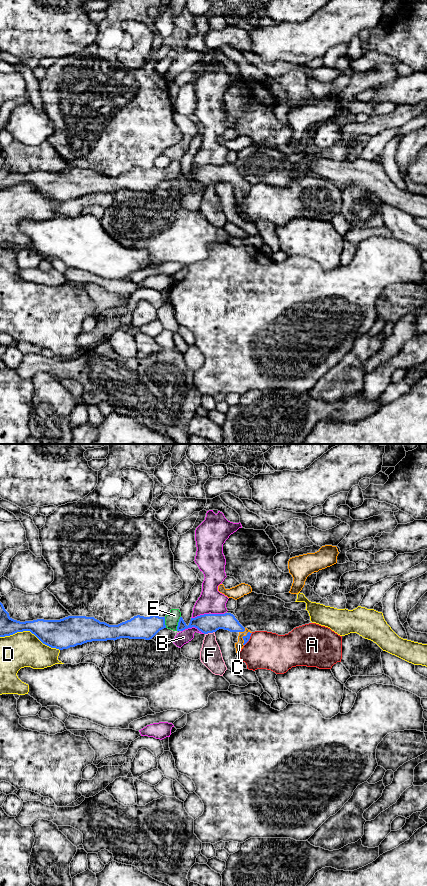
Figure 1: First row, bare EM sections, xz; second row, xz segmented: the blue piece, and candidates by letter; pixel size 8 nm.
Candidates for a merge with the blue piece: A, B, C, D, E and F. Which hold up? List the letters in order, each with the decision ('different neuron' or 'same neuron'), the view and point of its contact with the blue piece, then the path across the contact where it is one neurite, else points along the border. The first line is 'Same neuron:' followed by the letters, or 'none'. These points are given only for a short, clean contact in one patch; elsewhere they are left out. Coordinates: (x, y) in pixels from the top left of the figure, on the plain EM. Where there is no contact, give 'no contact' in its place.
Same neuron: C
A: different neuron | xz (249, 190)
B: different neuron | xz (193, 178) | along xz (181, 182), (196, 179), (204, 185)
C: same neuron | xz (242, 189)
D: different neuron | xz (30, 183)
E: different neuron | xz (178, 175) | along xz (180, 168), (176, 182)
F: different neuron | xz (209, 184) | along xz (214, 183), (205, 186)

